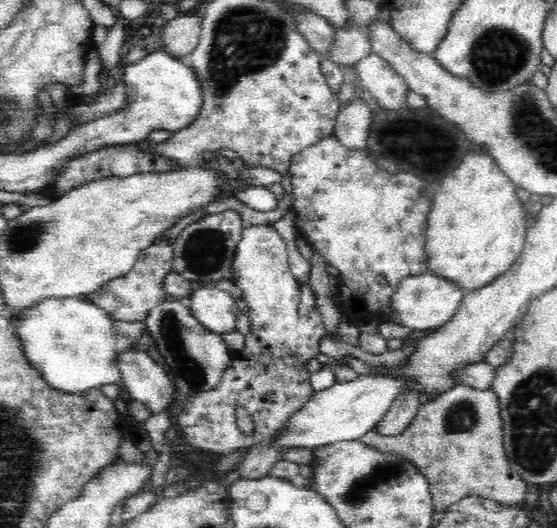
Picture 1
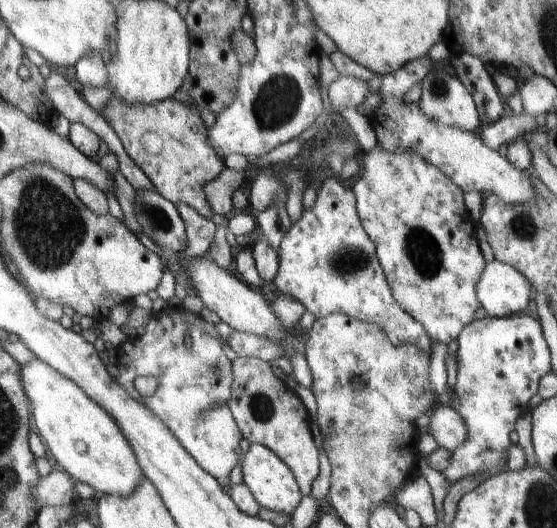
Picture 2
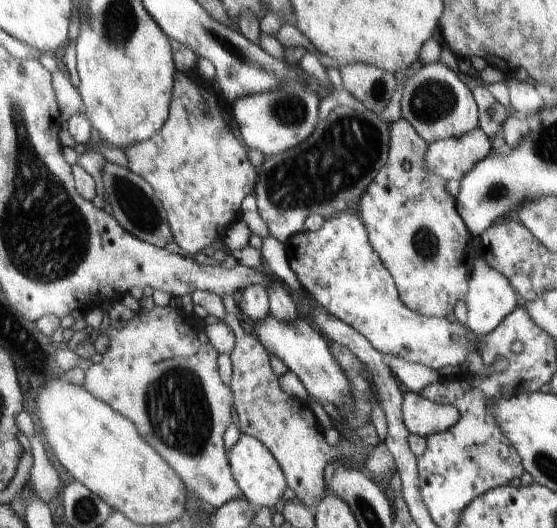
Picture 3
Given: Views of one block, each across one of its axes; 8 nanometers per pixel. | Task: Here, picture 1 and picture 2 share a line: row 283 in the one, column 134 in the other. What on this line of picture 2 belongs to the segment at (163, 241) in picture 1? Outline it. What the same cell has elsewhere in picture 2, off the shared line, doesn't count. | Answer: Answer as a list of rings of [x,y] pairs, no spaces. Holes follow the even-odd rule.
[[[170,97],[152,105],[128,106],[116,98],[110,98],[103,112],[100,114],[118,135],[128,156],[136,163],[140,170],[150,178],[150,182],[166,200],[186,202],[200,212],[204,218],[212,219],[215,212],[210,208],[204,186],[224,170],[223,157],[216,154],[216,150],[208,142],[208,127],[202,121],[200,112],[186,103],[181,103],[175,97]],[[154,132],[162,139],[162,152],[152,156],[142,148],[142,136]]]

